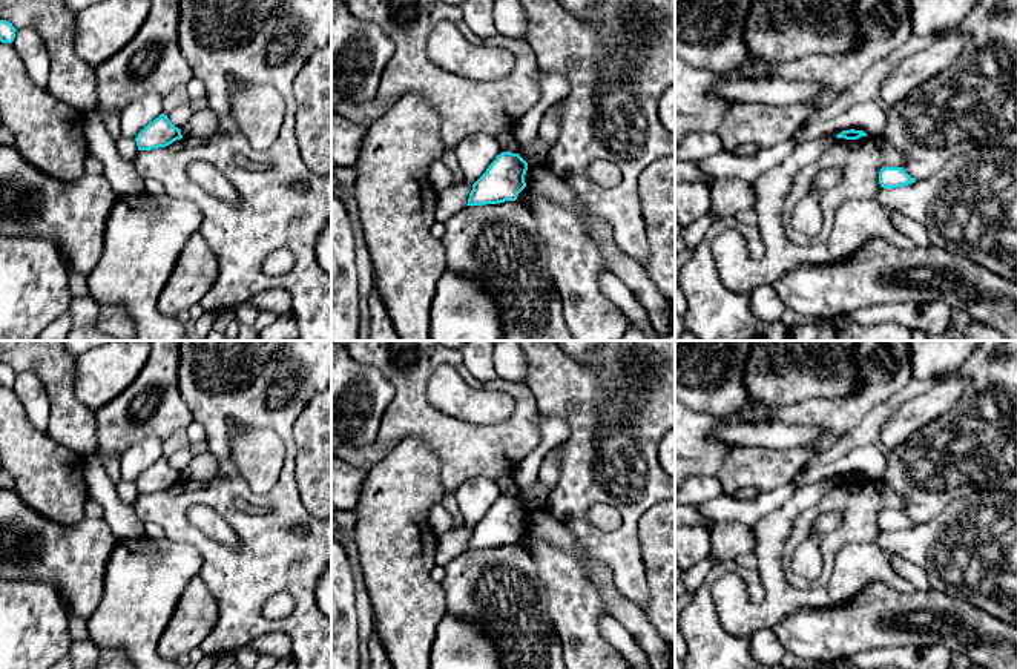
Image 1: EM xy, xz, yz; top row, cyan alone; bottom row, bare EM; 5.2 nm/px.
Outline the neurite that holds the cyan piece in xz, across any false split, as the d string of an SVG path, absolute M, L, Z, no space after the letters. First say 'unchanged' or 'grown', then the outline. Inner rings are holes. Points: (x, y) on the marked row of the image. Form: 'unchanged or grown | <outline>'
unchanged | M502 152L472 184L466 206L500 204L515 201L526 187L528 163L512 152Z

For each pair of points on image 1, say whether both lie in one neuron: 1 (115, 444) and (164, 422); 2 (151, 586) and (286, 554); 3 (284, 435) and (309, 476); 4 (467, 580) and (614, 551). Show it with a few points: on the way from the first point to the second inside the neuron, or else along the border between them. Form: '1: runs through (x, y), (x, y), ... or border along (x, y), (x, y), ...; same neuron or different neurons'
1: runs through (128, 431), (143, 428), (152, 422); same neuron
2: border along (180, 542), (190, 543), (198, 551), (198, 574); different neurons
3: border along (295, 418), (295, 481), (299, 490); different neurons
4: border along (529, 553), (548, 600); different neurons

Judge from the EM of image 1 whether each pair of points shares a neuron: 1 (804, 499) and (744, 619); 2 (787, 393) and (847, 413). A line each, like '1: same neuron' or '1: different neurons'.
1: same neuron
2: different neurons

